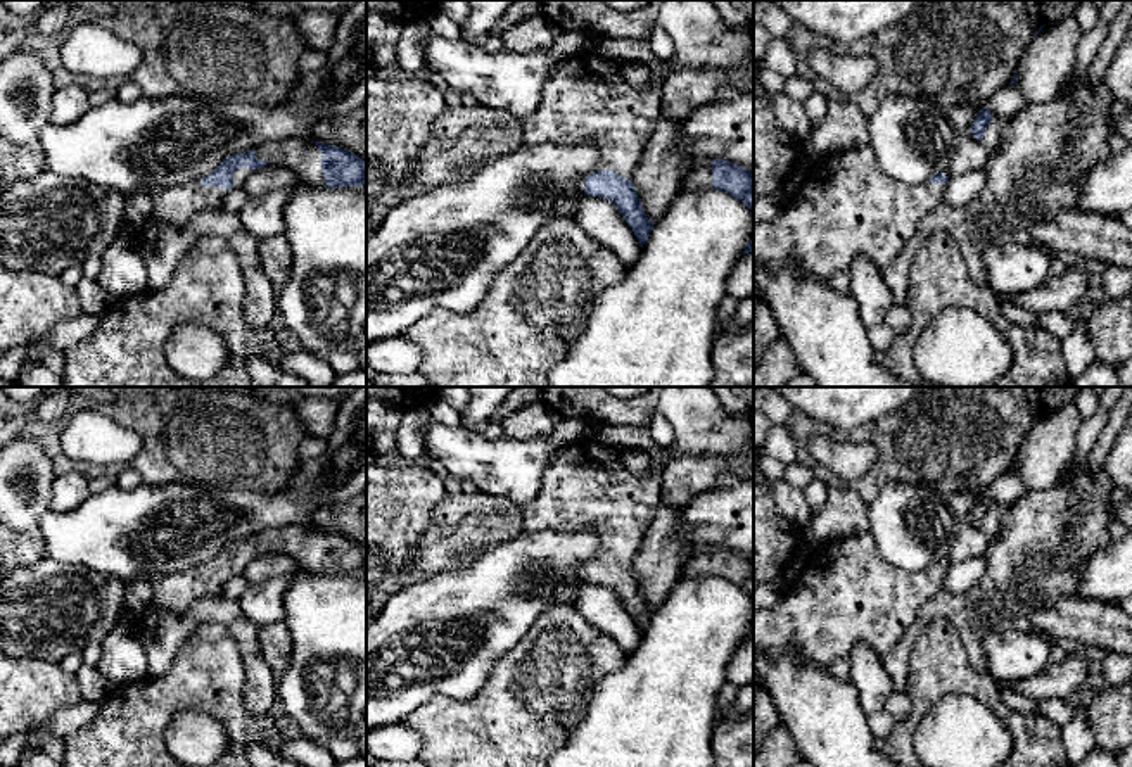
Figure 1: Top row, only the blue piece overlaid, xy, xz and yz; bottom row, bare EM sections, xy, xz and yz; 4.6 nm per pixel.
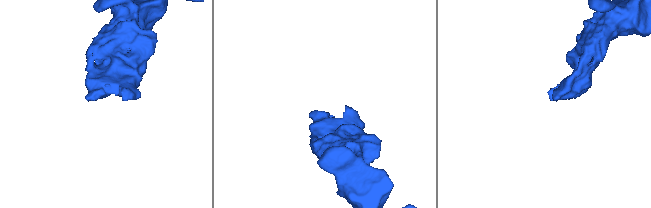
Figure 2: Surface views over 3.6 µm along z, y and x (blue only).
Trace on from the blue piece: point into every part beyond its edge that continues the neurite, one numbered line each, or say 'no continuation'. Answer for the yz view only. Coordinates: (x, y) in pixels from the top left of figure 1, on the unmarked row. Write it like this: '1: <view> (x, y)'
1: yz (847, 595)

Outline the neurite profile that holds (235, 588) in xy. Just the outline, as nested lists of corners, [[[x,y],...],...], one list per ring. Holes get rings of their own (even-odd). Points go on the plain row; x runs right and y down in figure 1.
[[[235,575],[225,582],[223,596],[238,601],[249,587],[251,584],[242,575]]]

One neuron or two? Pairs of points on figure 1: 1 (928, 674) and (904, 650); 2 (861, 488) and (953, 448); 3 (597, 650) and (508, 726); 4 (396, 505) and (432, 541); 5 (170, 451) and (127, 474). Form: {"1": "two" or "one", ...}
{"1": "two", "2": "one", "3": "one", "4": "two", "5": "two"}

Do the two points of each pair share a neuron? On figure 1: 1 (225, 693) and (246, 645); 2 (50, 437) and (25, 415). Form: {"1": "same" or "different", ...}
{"1": "different", "2": "same"}

